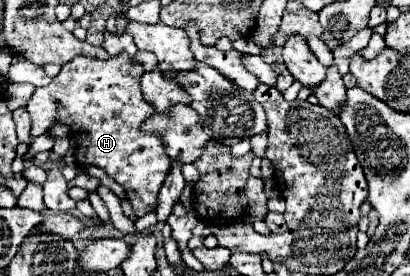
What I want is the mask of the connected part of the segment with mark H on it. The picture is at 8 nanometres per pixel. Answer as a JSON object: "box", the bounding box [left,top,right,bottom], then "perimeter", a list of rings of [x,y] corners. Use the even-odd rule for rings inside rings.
{"box":[25,52,173,216],"perimeter":[[[127,52],[111,56],[109,60],[77,56],[63,64],[61,72],[47,86],[35,88],[25,106],[31,114],[31,136],[47,134],[55,124],[69,126],[75,136],[85,134],[77,144],[75,164],[81,168],[89,164],[105,170],[109,178],[125,188],[127,198],[133,202],[133,210],[141,216],[155,210],[159,204],[157,194],[173,162],[163,142],[141,130],[141,124],[155,114],[153,104],[141,94],[139,80],[143,72],[141,62],[133,60]]]}

